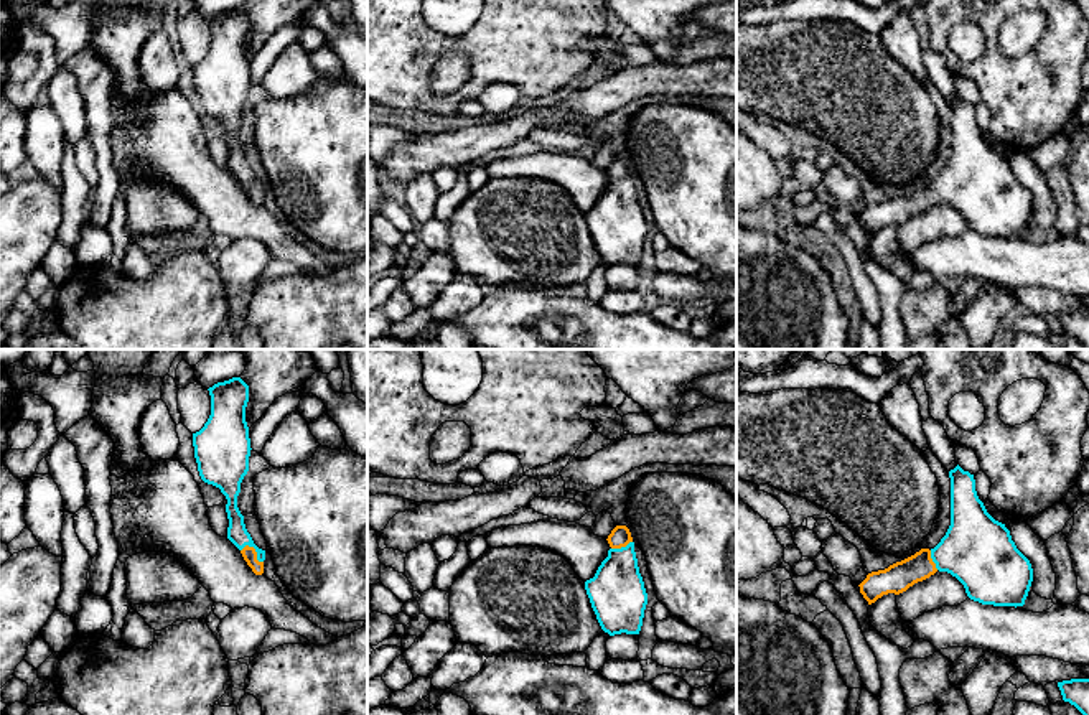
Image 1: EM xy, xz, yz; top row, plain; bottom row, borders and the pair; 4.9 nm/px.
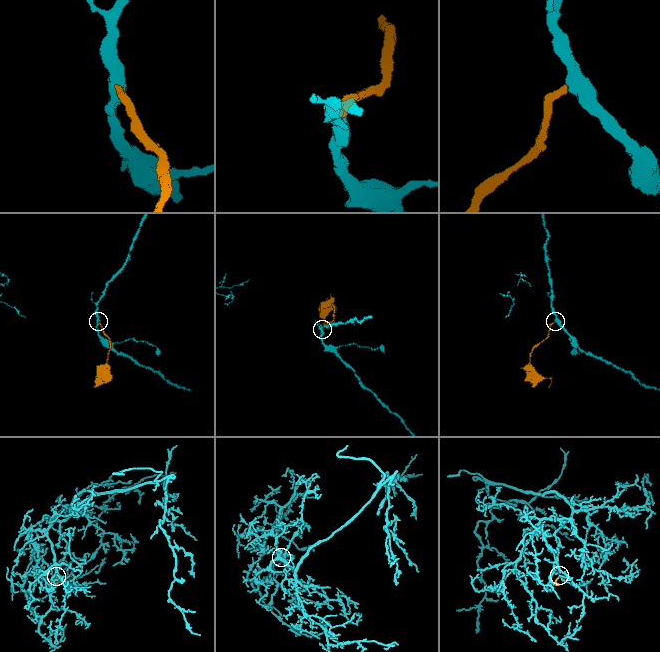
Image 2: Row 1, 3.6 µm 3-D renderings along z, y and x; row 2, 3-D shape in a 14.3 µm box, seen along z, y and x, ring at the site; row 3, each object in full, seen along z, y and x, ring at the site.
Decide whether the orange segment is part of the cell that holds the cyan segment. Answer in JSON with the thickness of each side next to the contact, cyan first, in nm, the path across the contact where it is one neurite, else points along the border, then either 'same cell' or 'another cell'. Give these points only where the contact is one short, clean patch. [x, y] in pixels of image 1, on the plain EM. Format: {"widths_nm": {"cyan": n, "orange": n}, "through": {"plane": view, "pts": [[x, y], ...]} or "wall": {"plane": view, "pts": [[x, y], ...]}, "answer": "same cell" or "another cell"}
{"widths_nm": {"cyan": 100, "orange": 70}, "through": {"plane": "xy", "pts": [[238, 165], [256, 182], [249, 185]]}, "answer": "same cell"}

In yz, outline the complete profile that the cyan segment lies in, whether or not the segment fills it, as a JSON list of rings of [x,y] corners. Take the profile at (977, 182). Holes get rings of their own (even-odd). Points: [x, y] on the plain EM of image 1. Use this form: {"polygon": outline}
{"polygon": [[[959,96],[951,109],[951,157],[934,180],[872,203],[858,216],[875,234],[888,224],[900,226],[939,203],[956,208],[970,231],[993,237],[1023,237],[1033,199],[1017,180],[1005,155],[995,152],[979,130],[974,105]]]}

